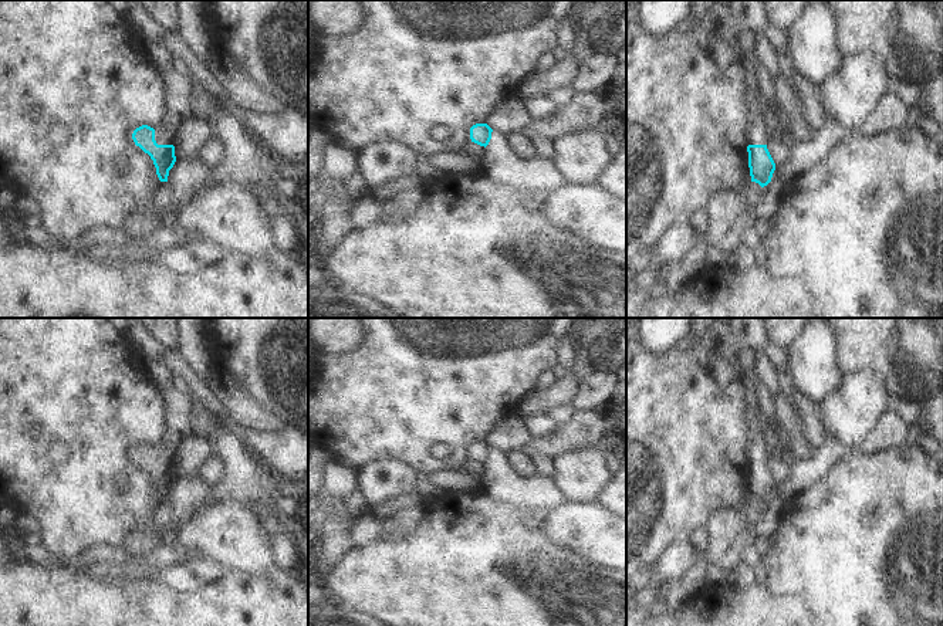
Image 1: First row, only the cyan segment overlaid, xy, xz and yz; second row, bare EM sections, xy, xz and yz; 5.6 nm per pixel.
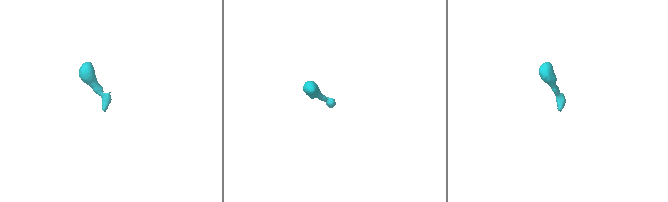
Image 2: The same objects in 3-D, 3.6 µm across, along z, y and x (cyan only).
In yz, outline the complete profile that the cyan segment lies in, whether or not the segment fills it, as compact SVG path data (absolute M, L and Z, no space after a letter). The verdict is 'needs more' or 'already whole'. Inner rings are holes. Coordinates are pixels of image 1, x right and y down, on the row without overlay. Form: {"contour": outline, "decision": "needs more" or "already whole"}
{"contour": "M751 382L746 390L746 400L748 405L747 424L750 429L748 446L746 449L746 457L748 460L748 485L751 500L758 501L761 505L771 500L775 488L775 481L767 467L765 441L760 424L763 395L763 390L754 382Z", "decision": "needs more"}

